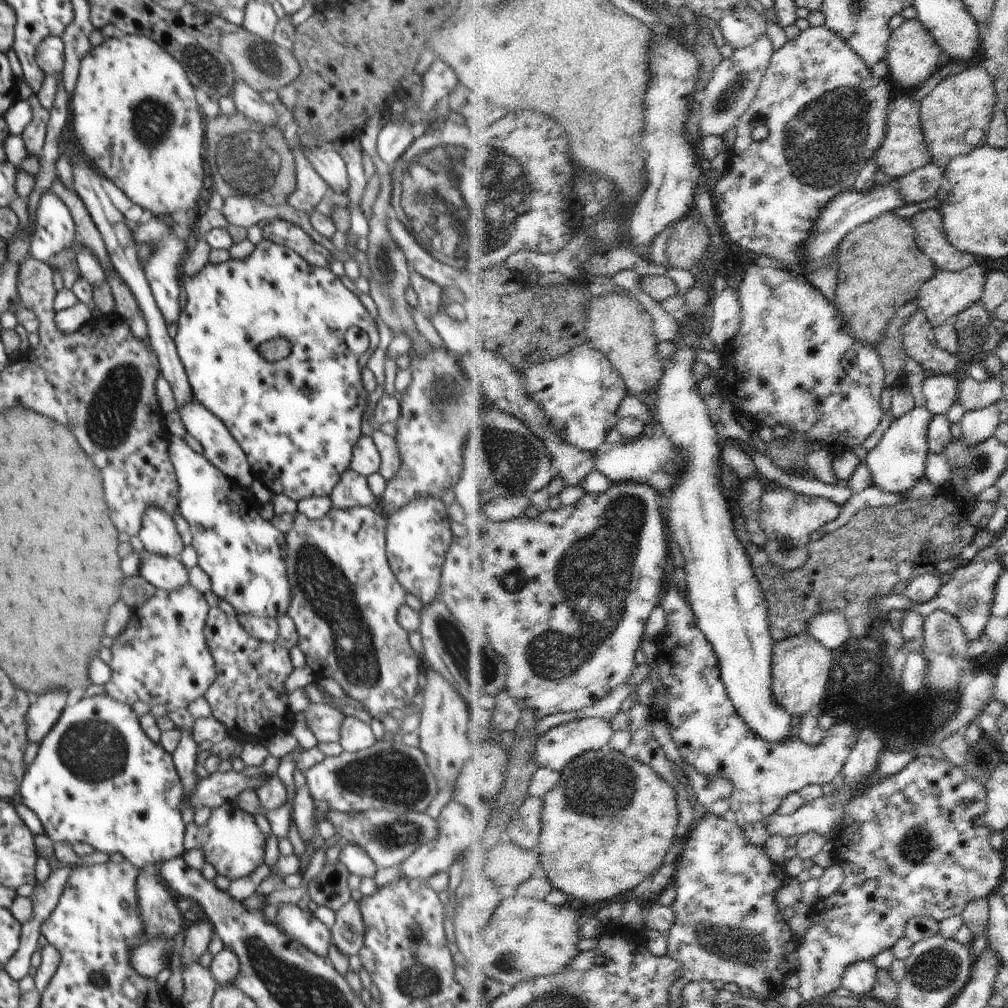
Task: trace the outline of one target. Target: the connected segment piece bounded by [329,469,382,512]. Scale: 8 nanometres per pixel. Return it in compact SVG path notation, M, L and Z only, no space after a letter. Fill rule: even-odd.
M347 469L342 474L329 498L332 507L339 510L366 506L374 511L382 512L380 499L372 494L372 490L367 484L367 478L351 469Z

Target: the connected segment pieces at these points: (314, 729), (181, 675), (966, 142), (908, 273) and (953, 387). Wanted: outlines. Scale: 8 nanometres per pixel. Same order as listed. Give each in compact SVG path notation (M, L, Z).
M310 703L305 711L306 725L316 737L318 744L339 742L339 731L345 715L326 704Z
M189 582L176 591L156 589L157 592L136 609L132 609L129 623L122 633L112 640L112 660L109 668L111 680L104 685L106 695L117 702L132 706L136 702L144 702L150 707L162 705L168 711L186 709L190 702L204 696L214 683L217 670L210 655L203 634L207 613L210 606L205 597Z
M979 64L941 80L921 100L921 125L925 141L933 153L932 162L945 169L958 155L970 154L986 144L986 134L997 104L995 78Z
M888 212L874 220L863 224L851 232L840 246L840 312L844 314L846 324L853 328L854 336L860 342L870 342L874 348L879 349L880 344L888 338L887 328L892 326L894 318L904 310L906 304L914 302L922 284L930 280L938 271L933 261L916 243L916 229L910 219Z
M927 374L922 381L922 392L927 409L933 415L944 414L957 401L959 382L954 374Z

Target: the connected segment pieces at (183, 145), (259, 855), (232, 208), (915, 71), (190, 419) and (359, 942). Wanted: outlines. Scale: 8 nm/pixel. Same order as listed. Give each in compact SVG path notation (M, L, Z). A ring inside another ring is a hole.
M117 33L111 38L104 39L104 42L99 46L94 46L82 58L79 74L77 77L76 87L71 97L72 106L72 121L71 128L74 131L74 136L82 148L86 158L92 162L92 166L102 178L108 178L134 203L149 210L154 216L166 216L172 214L178 208L190 210L194 208L200 200L200 192L204 184L203 170L203 152L204 147L204 128L205 117L202 110L195 100L193 85L190 83L185 69L164 49L161 48L154 40L143 35L126 35Z
M228 802L228 806L225 803L212 809L206 826L198 826L194 821L185 824L183 848L186 852L194 848L202 850L206 863L210 863L219 876L232 882L252 875L264 863L266 836L259 830L252 815L236 808L234 802Z
M241 194L224 198L221 214L230 225L245 229L257 225L262 220L270 221L277 216L275 209L266 202Z
M907 20L900 28L893 30L888 46L889 77L898 86L906 90L920 88L939 68L938 60L942 54L941 45L934 40L933 33L922 24L921 20Z
M195 399L183 403L177 410L182 426L186 429L186 437L189 435L202 446L203 456L234 484L248 489L254 480L253 473L242 448L230 435L228 428L208 408Z
M349 901L335 913L335 924L330 928L331 942L340 953L350 959L359 953L364 941L364 924L360 915L359 902Z

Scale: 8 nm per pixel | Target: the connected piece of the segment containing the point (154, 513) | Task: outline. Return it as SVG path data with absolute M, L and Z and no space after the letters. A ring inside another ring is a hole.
M153 505L145 509L137 537L149 552L171 558L179 558L184 548L171 515Z

